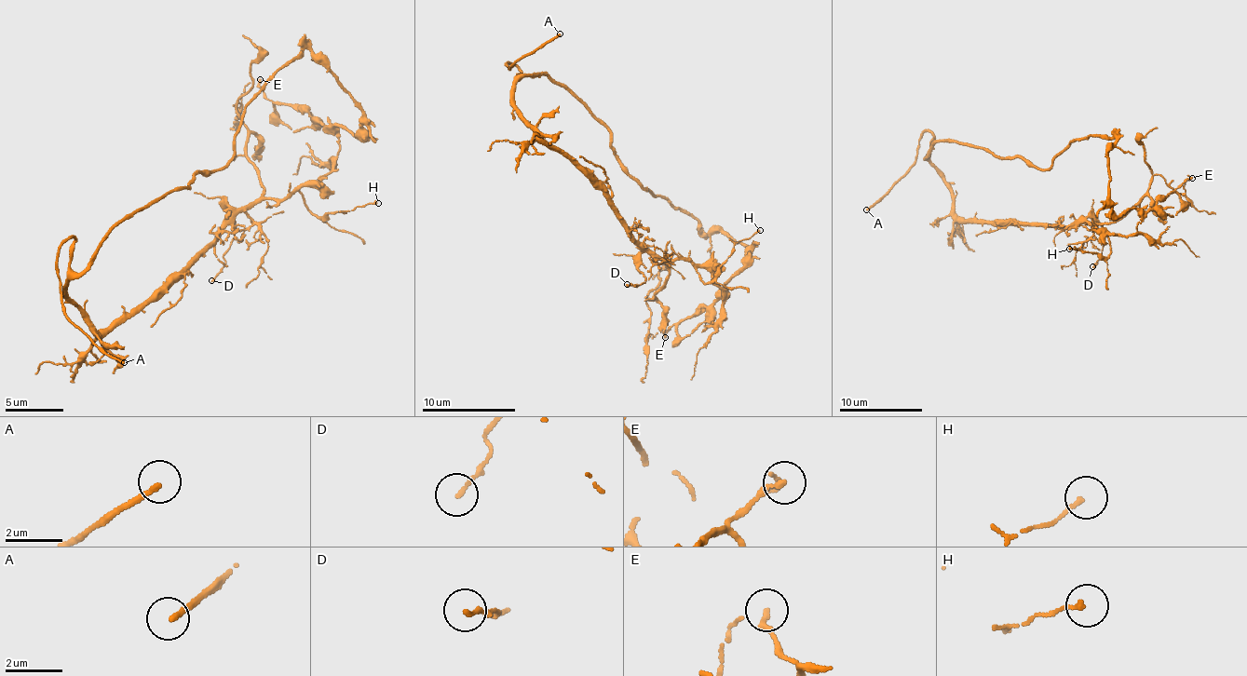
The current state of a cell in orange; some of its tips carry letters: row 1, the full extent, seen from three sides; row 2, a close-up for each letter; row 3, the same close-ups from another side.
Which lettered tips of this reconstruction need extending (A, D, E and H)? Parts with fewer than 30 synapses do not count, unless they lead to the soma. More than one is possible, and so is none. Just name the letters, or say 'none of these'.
A

